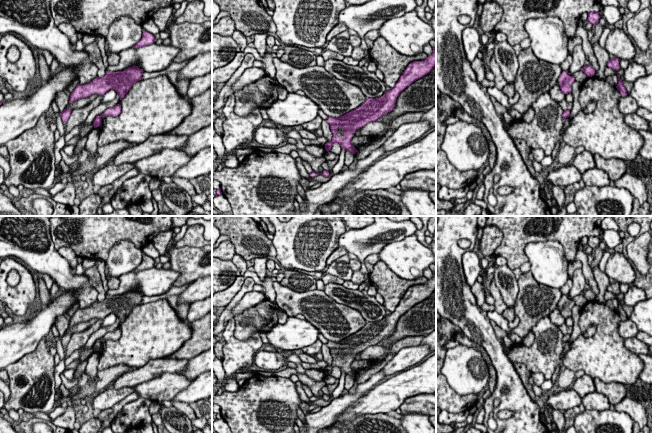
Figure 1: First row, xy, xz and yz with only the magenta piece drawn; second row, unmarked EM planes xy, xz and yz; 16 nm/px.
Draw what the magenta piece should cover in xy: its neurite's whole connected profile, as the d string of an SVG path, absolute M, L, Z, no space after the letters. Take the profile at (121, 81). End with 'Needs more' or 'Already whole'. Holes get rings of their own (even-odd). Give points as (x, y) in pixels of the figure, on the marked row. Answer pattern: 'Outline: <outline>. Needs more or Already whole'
Outline: M138 66L129 67L123 71L106 71L102 78L95 78L88 84L78 84L70 95L69 103L89 97L92 94L104 95L109 90L114 89L120 96L120 100L125 97L130 88L141 80L143 70Z. Already whole

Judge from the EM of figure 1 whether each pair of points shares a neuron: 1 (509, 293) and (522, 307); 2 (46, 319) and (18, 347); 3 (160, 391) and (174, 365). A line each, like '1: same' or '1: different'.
1: different
2: same
3: different

